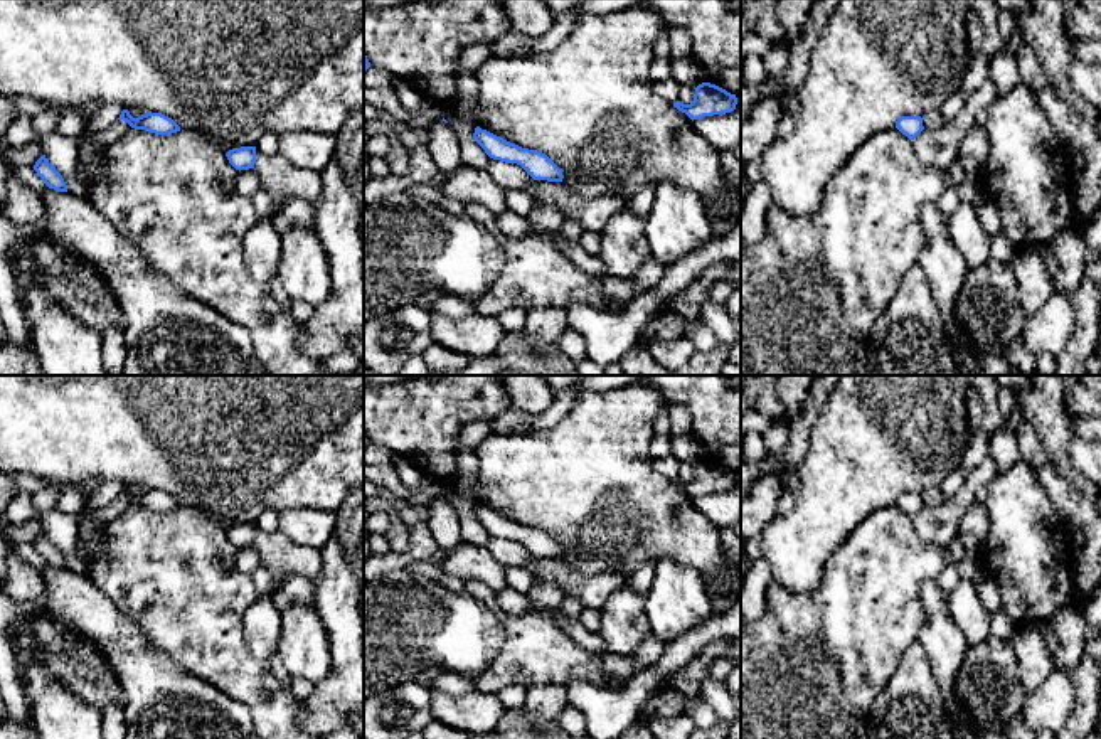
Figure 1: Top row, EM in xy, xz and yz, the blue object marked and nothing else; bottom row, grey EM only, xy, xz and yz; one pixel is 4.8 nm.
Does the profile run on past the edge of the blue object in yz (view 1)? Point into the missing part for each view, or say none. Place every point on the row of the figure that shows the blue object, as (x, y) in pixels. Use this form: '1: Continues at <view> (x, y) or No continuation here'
1: No continuation here

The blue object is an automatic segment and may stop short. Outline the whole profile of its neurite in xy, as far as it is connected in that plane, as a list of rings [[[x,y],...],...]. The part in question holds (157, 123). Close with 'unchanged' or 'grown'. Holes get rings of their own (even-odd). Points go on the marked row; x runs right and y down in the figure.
[[[123,109],[118,120],[126,121],[135,130],[145,130],[155,135],[172,135],[180,131],[180,126],[162,113],[148,111],[146,114],[133,118],[128,109]]]; unchanged

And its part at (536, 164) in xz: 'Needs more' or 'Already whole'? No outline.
Already whole

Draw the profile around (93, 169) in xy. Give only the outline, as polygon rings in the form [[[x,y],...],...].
[[[103,150],[96,152],[88,162],[77,160],[84,168],[82,185],[91,190],[91,187],[103,177]]]

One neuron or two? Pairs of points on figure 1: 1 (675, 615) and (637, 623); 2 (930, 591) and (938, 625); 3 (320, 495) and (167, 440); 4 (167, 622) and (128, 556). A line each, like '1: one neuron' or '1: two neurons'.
1: two neurons
2: one neuron
3: one neuron
4: one neuron

